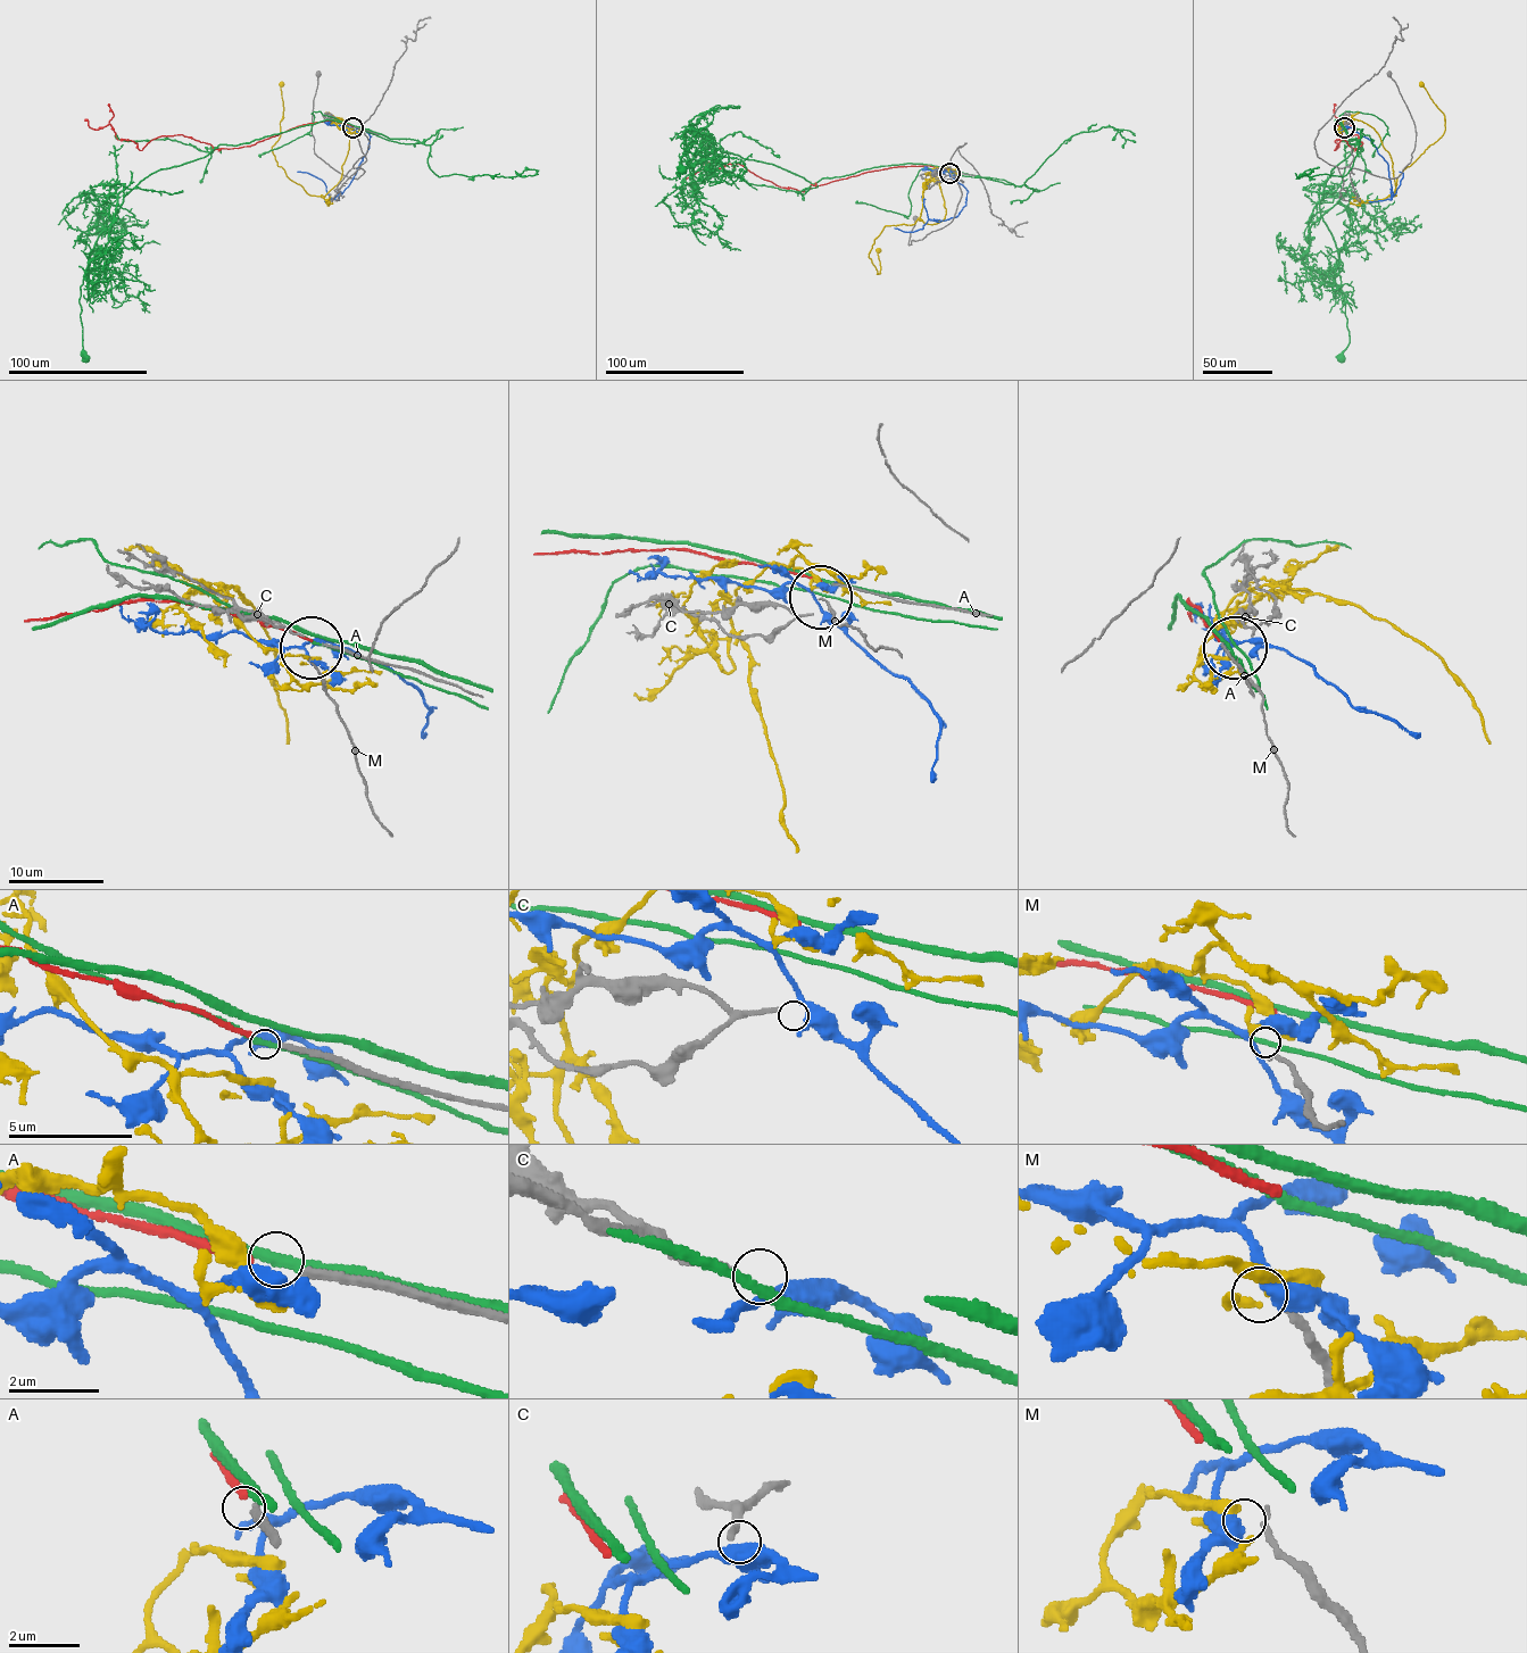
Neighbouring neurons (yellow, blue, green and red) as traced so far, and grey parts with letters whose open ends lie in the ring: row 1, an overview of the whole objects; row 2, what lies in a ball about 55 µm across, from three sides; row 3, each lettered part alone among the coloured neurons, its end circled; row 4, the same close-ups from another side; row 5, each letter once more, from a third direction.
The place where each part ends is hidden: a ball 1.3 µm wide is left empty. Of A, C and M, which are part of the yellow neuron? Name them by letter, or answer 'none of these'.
none of these

